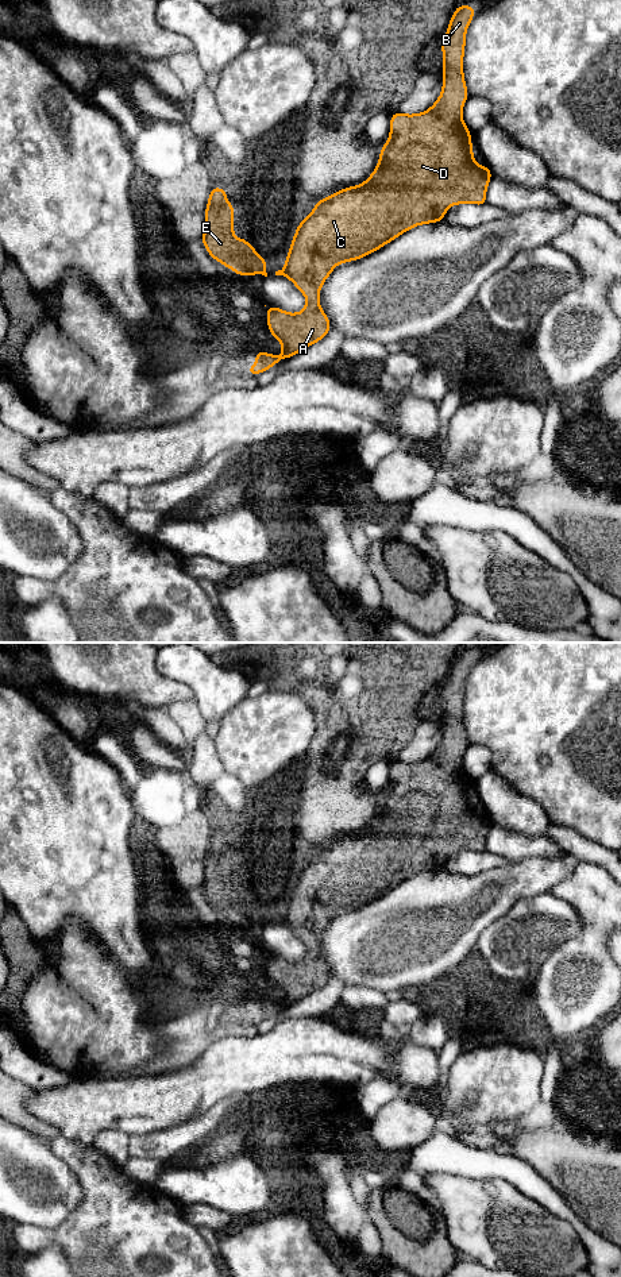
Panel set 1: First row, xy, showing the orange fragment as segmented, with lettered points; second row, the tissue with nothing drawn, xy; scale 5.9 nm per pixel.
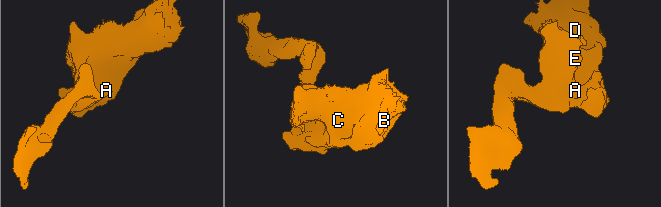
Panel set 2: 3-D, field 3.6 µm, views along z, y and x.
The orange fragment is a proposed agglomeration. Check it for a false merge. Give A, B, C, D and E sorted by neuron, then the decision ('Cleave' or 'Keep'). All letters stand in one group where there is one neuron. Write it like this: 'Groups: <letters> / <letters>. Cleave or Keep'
Groups: A B C D E. Keep

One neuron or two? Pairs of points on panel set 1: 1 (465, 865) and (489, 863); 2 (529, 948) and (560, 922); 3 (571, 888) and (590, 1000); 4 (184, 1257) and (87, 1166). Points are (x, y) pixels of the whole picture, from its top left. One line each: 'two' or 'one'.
1: one
2: one
3: one
4: one

